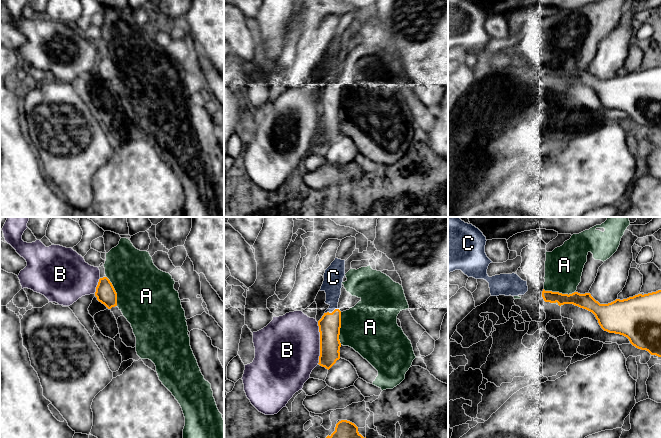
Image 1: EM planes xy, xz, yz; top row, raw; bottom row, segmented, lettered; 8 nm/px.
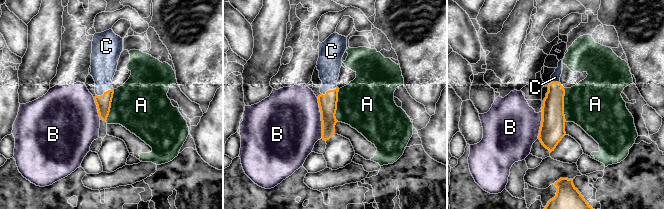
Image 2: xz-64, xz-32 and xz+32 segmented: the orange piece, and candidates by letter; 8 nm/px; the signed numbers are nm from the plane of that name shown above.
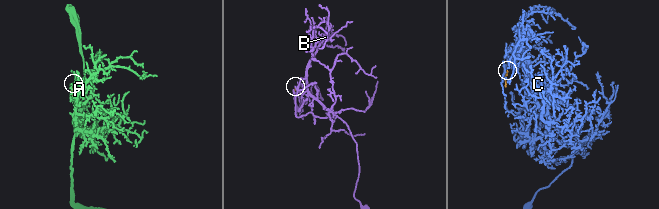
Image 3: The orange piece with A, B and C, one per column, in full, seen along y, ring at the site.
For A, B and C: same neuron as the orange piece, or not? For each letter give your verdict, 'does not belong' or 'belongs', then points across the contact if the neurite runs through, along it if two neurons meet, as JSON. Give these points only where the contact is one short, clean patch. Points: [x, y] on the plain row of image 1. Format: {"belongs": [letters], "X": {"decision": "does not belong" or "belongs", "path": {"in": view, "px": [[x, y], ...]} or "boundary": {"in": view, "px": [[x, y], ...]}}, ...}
{"belongs": ["C"], "A": {"decision": "does not belong", "boundary": {"in": "xz", "px": [[341, 88], [340, 120]]}}, "B": {"decision": "does not belong"}, "C": {"decision": "belongs"}}

